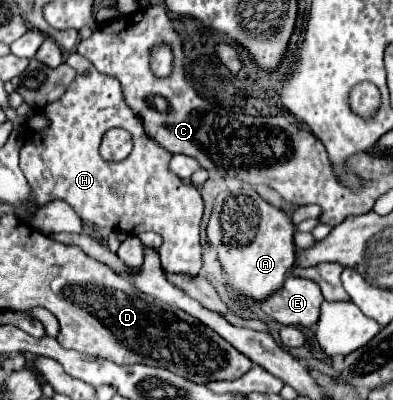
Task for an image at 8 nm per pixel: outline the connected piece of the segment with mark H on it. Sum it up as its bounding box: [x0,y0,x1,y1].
[20,53,202,279]

